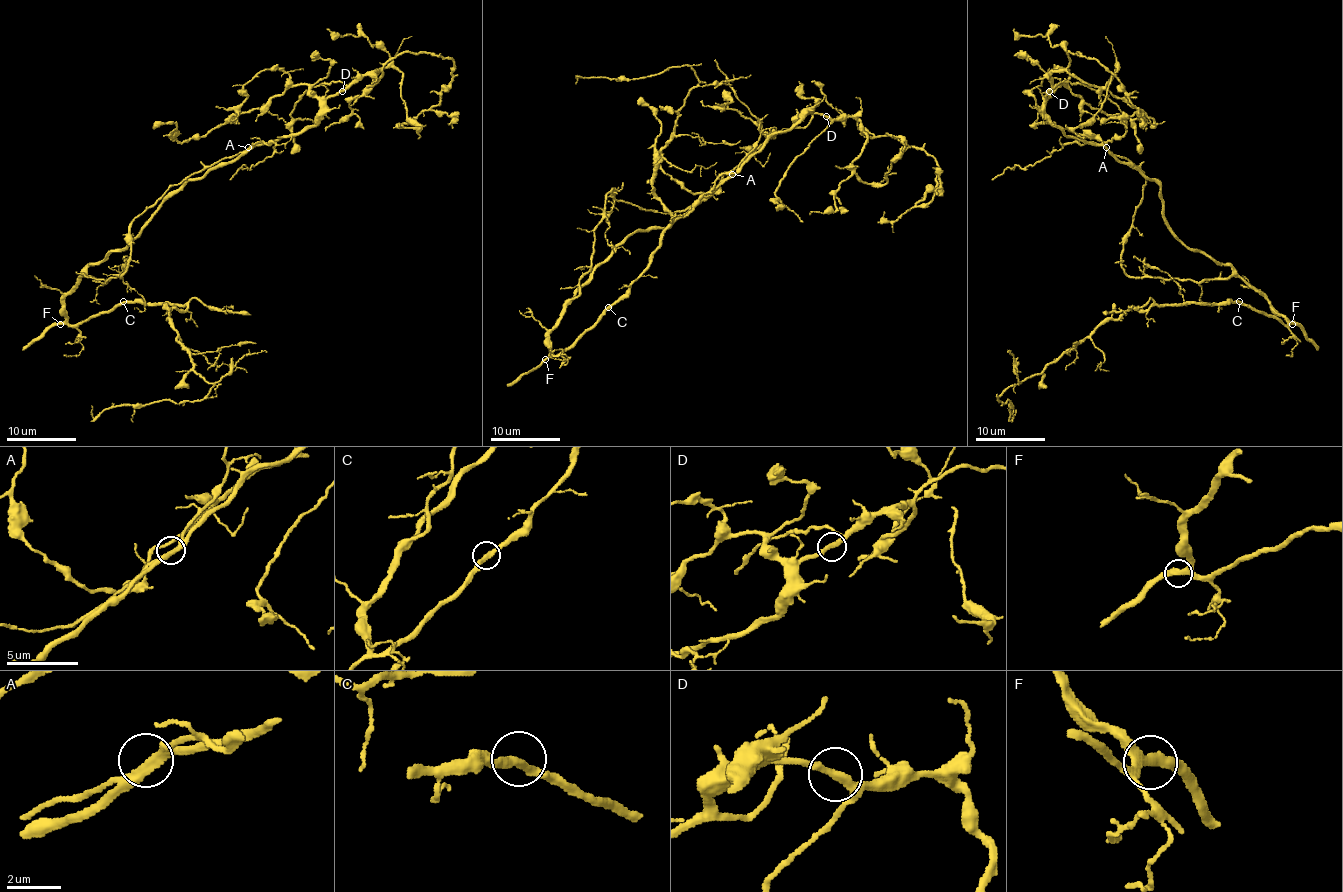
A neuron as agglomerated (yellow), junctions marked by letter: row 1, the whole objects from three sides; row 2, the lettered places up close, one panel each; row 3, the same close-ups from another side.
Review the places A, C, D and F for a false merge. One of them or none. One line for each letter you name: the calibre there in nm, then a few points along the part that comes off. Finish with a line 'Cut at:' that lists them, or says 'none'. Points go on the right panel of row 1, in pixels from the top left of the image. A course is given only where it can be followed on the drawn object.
Cut at: none

